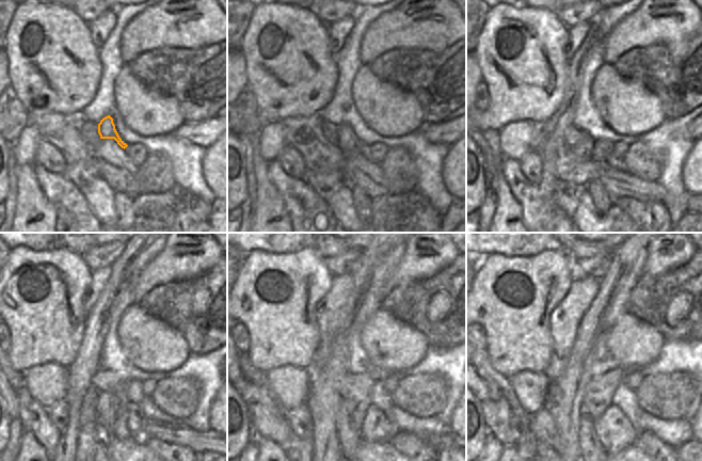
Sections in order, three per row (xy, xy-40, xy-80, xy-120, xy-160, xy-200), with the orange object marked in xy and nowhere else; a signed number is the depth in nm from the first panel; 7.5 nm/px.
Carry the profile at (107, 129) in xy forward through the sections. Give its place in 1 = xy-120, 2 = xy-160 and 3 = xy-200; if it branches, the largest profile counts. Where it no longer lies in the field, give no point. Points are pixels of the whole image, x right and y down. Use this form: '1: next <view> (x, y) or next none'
1: next xy-120 (107, 404)
2: next xy-160 (349, 439)
3: next xy-200 (591, 449)

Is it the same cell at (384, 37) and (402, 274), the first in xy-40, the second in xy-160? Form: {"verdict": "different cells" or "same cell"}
{"verdict": "same cell"}

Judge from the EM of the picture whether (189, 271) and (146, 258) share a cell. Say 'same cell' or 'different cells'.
different cells

